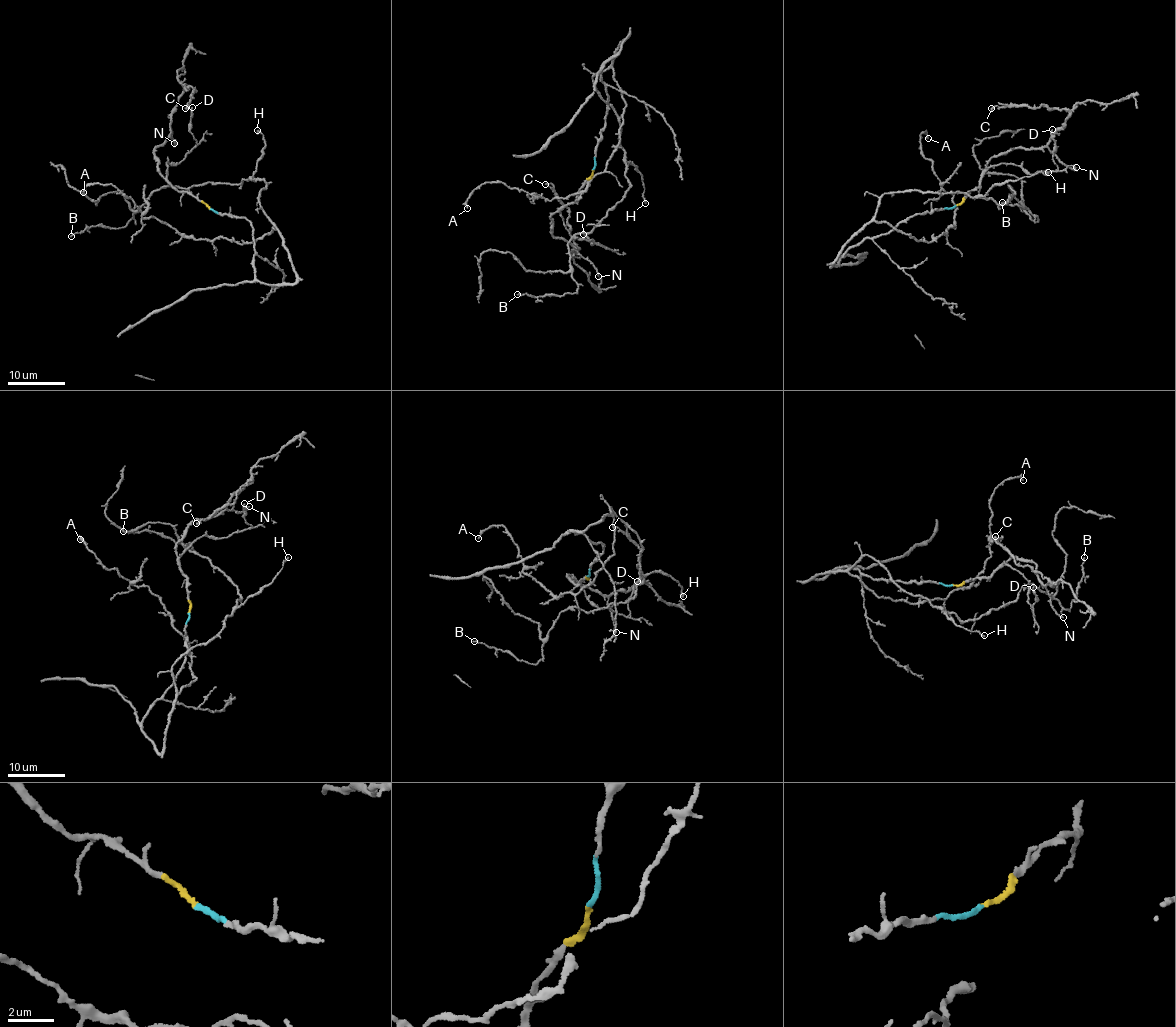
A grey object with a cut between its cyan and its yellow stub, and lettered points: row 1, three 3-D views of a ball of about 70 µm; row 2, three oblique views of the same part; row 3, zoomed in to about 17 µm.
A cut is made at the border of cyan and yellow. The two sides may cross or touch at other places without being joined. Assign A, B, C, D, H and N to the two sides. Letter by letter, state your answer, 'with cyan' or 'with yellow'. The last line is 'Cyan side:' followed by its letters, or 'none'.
A: with cyan
B: with cyan
C: with yellow
D: with yellow
H: with cyan
N: with yellow
Cyan side: A, B, H

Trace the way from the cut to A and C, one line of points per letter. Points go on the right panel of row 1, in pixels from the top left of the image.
A: (955, 205), (831, 267), (869, 222), (946, 235), (956, 208), (928, 139)
C: (955, 205), (980, 186), (991, 158), (1019, 147), (1045, 145), (1068, 114), (1043, 105), (991, 107)

